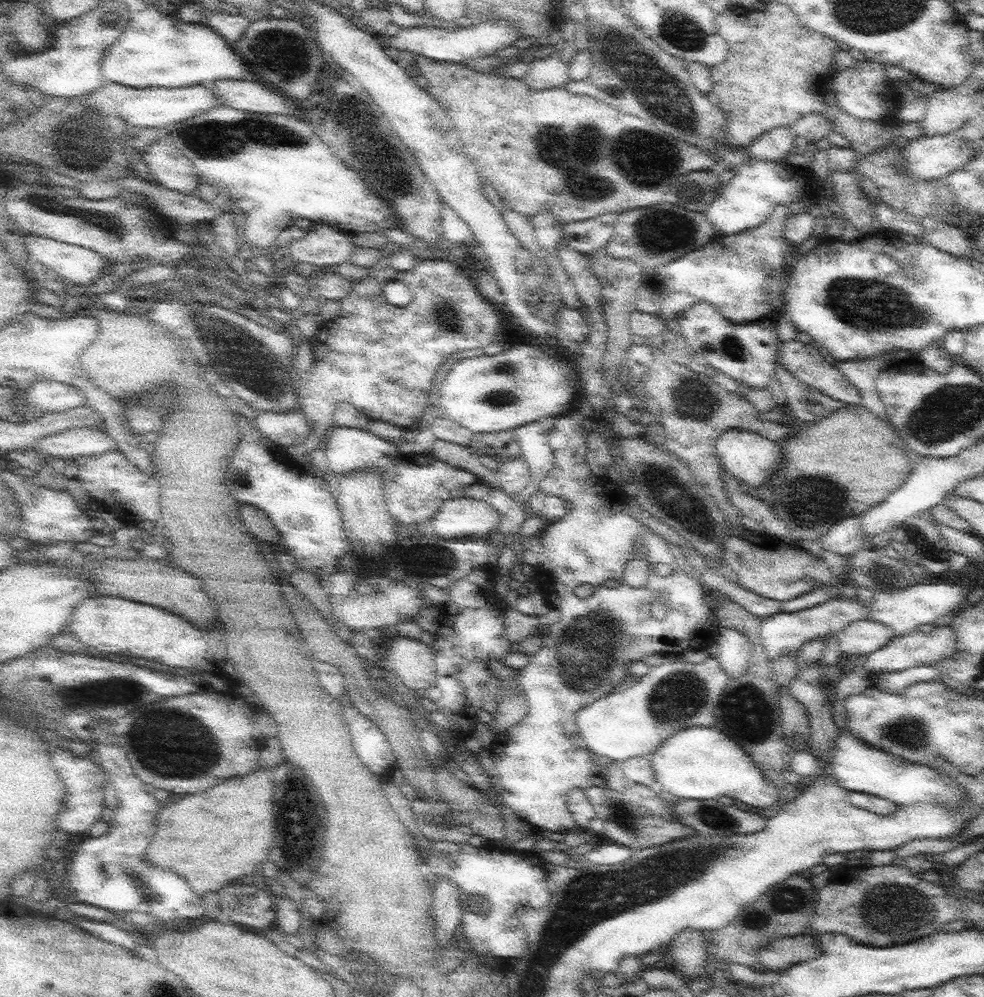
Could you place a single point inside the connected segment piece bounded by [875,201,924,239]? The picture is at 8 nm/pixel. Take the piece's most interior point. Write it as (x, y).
(901, 223)

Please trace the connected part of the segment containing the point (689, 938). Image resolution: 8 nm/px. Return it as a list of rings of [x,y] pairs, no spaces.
[[[682,930],[668,949],[670,959],[692,981],[701,979],[706,966],[706,938],[700,930]]]

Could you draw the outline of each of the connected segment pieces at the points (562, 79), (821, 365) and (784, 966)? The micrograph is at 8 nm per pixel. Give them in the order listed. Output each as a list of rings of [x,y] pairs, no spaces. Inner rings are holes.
[[[552,54],[548,58],[532,62],[522,79],[530,89],[540,92],[540,90],[570,87],[570,71],[570,65],[562,61],[560,54]]]
[[[793,338],[791,341],[781,343],[778,359],[798,380],[819,390],[822,394],[830,396],[834,400],[846,402],[848,405],[860,405],[862,402],[858,389],[838,371],[838,368],[826,361],[825,352],[815,344],[805,345],[804,342]]]
[[[807,931],[797,936],[785,937],[758,953],[767,971],[786,971],[791,966],[808,962],[821,956],[822,948],[817,934]]]

